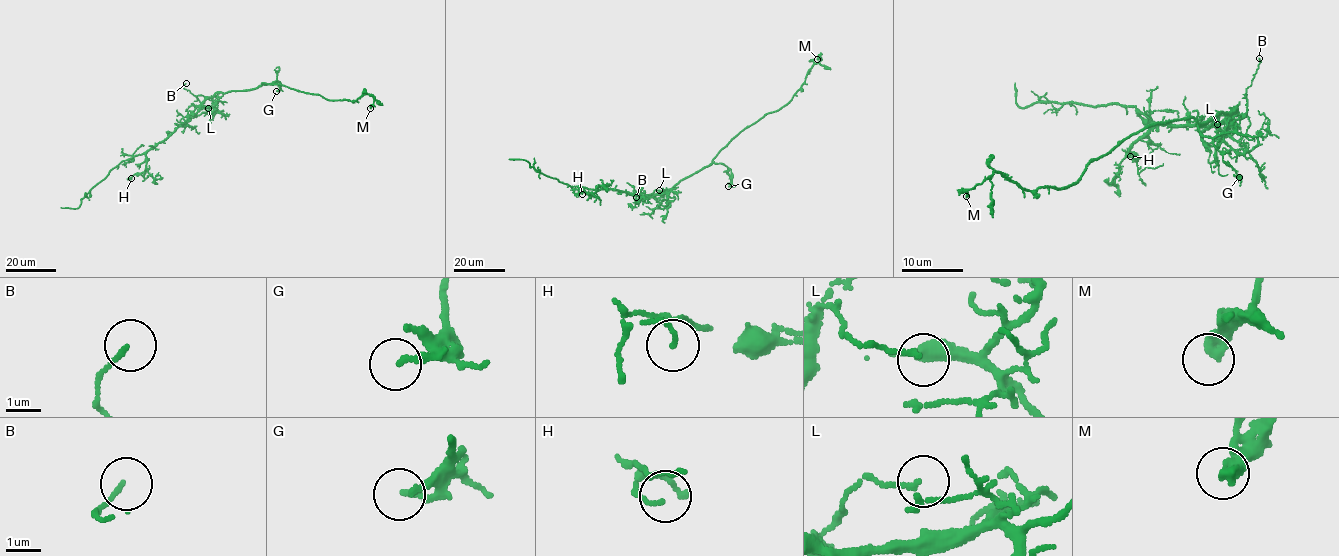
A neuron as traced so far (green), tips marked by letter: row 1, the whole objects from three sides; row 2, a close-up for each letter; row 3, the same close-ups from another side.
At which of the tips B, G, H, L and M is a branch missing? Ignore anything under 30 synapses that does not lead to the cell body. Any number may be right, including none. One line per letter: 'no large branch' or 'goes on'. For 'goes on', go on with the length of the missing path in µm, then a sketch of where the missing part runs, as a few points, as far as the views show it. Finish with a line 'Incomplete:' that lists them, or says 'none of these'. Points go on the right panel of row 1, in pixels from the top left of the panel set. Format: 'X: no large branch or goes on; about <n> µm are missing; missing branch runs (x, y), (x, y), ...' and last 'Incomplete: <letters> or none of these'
B: no large branch
G: no large branch
H: no large branch
L: no large branch
M: no large branch
Incomplete: none of these

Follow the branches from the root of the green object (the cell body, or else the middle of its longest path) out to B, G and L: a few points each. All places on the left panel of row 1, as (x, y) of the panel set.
B: (221, 92), (223, 95), (216, 101), (195, 96), (183, 87), (186, 83)
G: (221, 92), (254, 88), (276, 80), (280, 85), (276, 91)
L: (221, 92), (203, 101), (202, 106), (208, 108)

